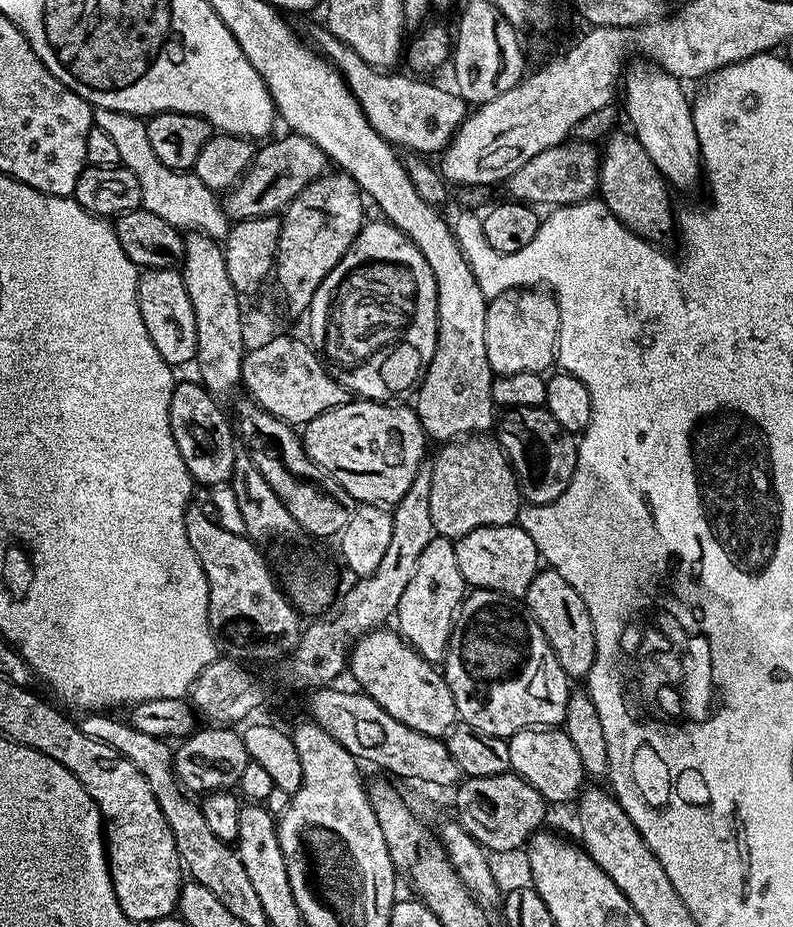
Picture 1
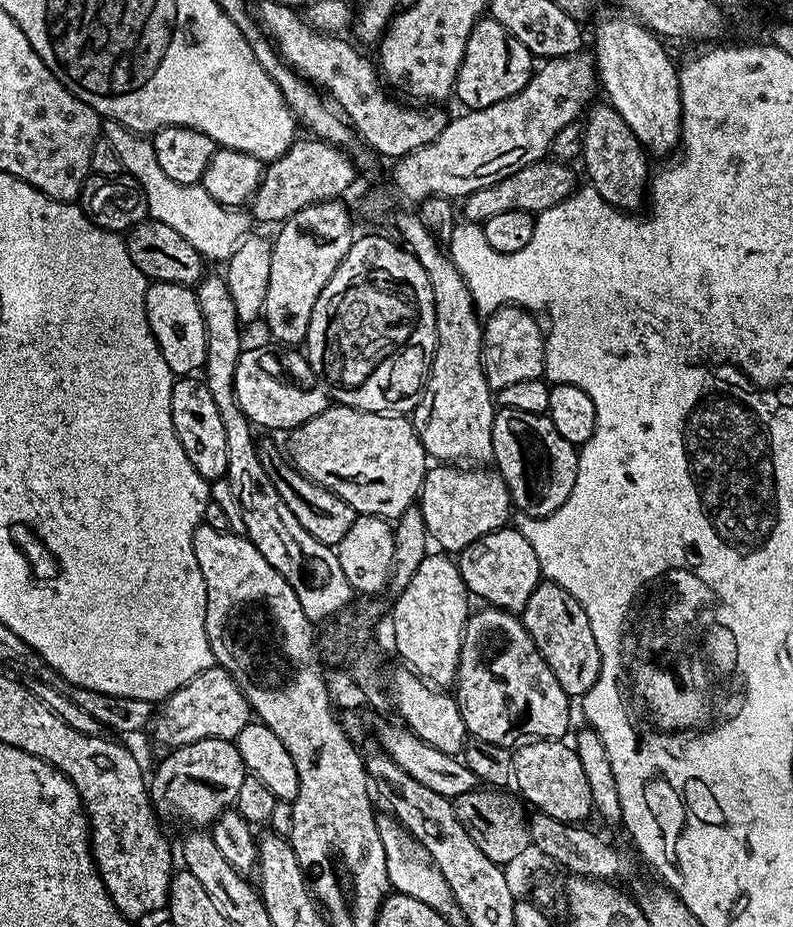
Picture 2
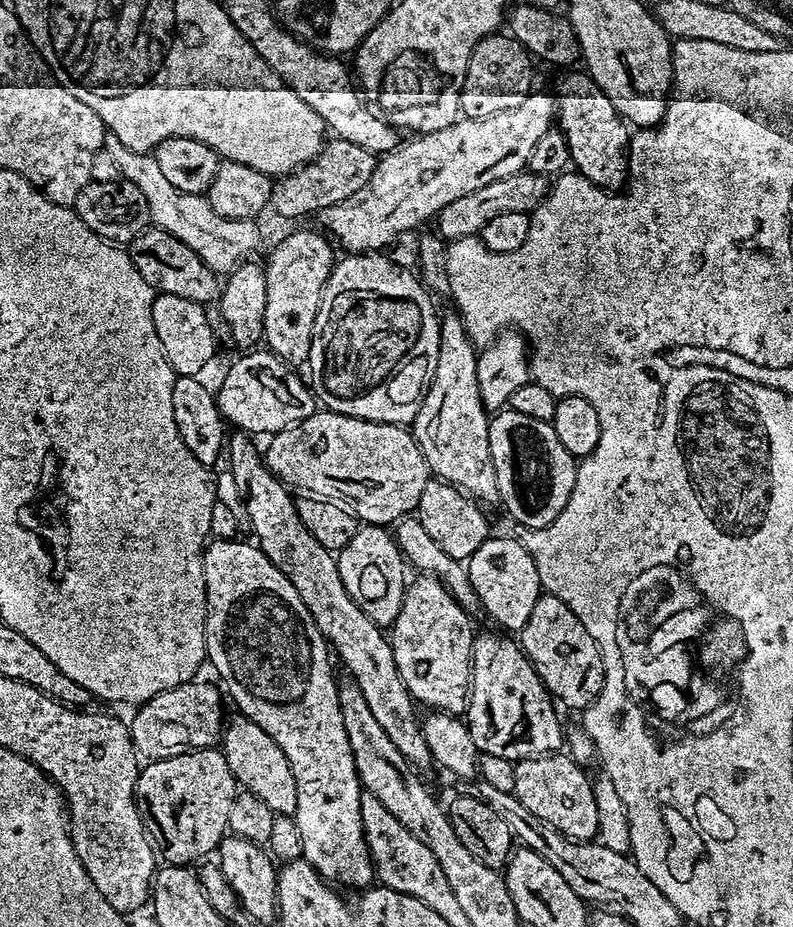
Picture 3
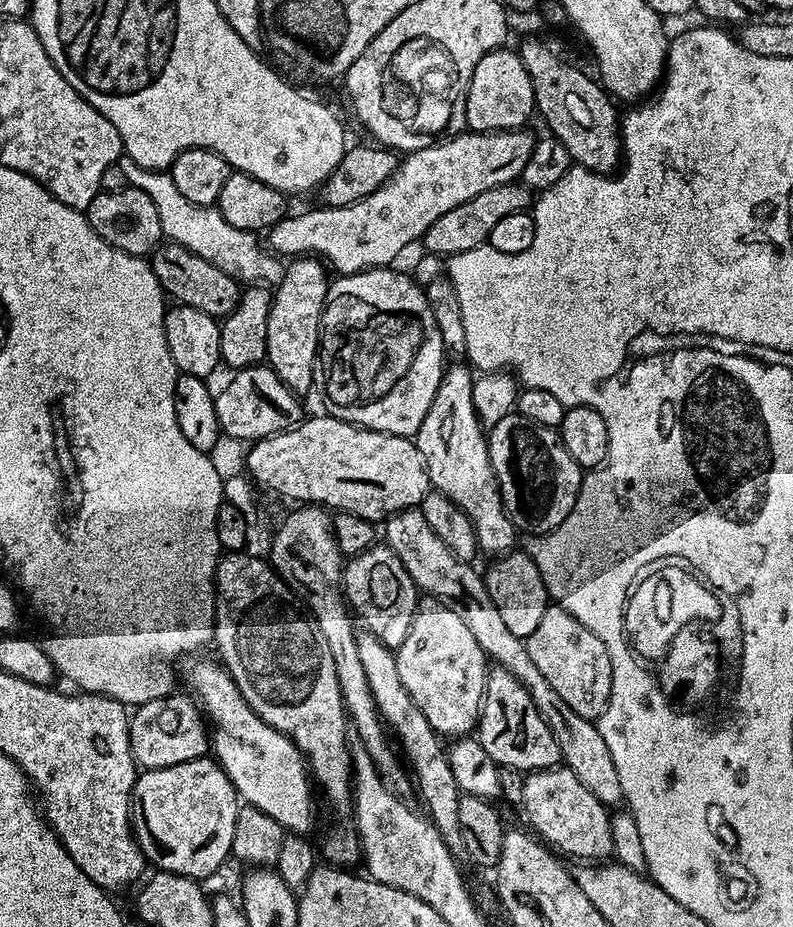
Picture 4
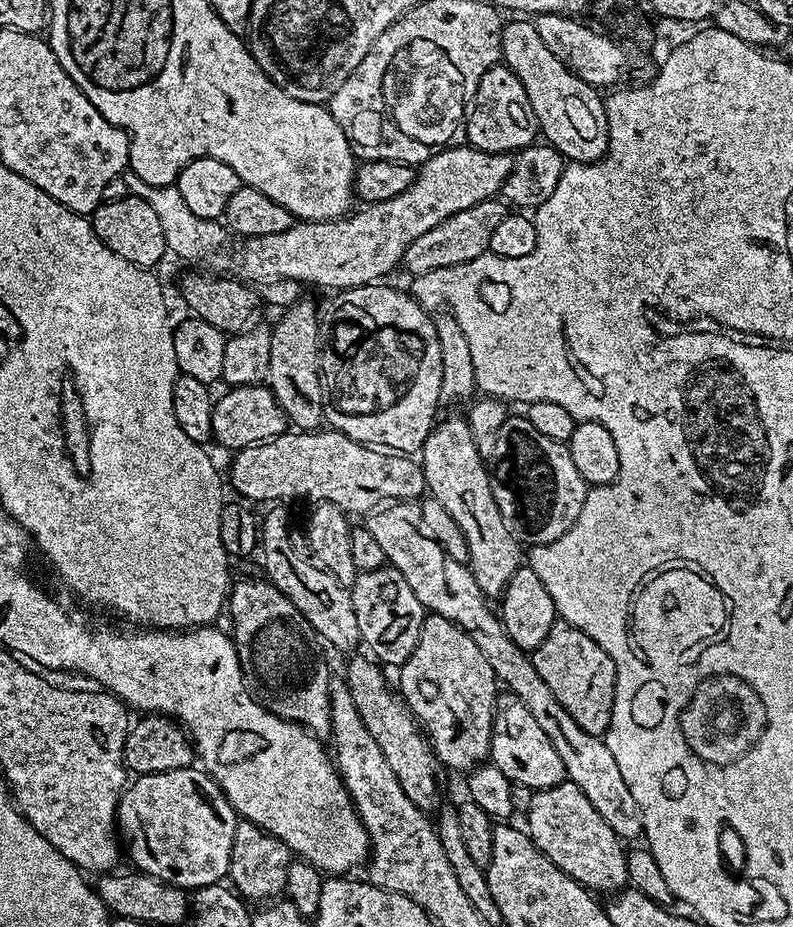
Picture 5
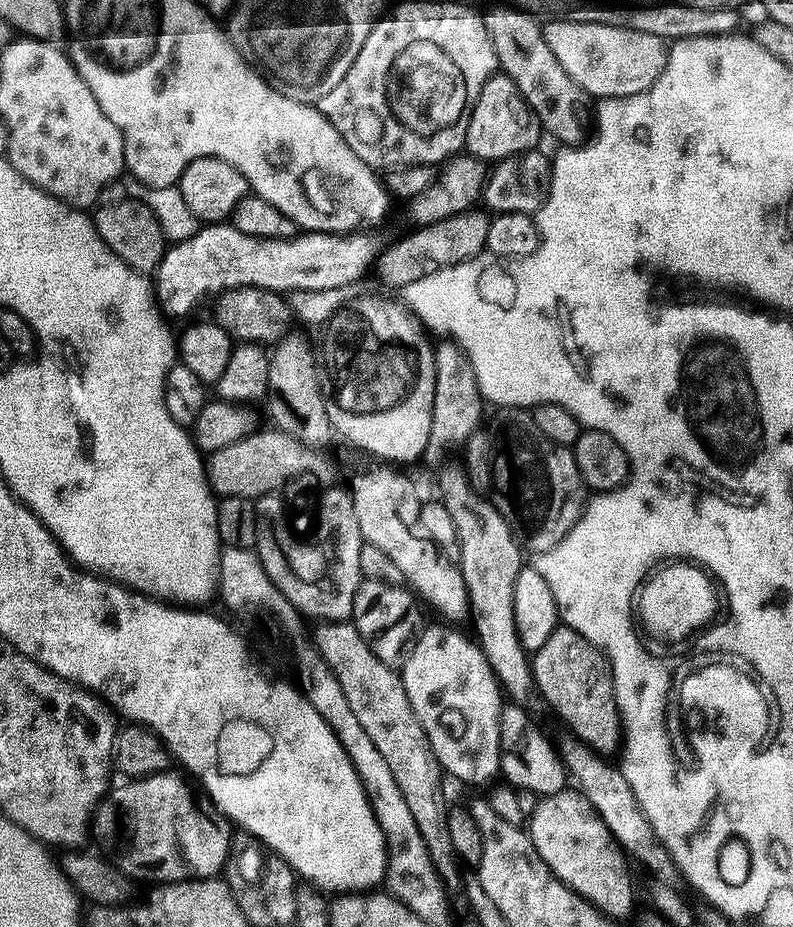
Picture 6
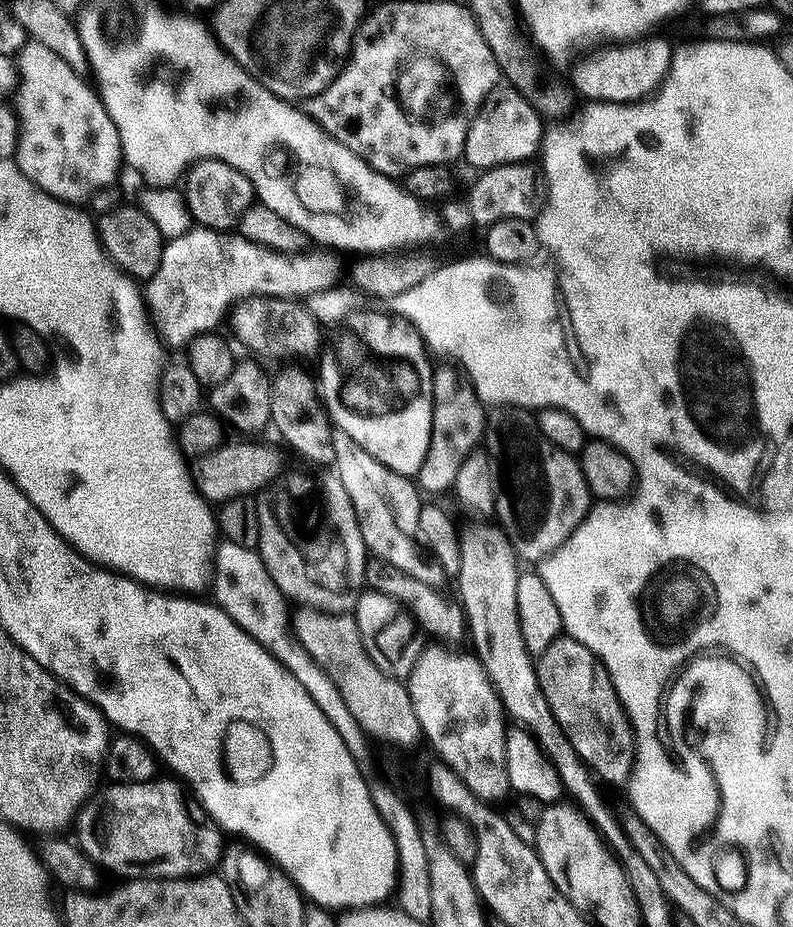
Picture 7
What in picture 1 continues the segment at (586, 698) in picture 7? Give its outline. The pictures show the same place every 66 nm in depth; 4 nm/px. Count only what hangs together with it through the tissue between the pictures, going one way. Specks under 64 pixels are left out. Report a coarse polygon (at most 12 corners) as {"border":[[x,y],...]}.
{"border":[[548,566],[522,600],[564,673],[587,677],[596,635],[582,594]]}

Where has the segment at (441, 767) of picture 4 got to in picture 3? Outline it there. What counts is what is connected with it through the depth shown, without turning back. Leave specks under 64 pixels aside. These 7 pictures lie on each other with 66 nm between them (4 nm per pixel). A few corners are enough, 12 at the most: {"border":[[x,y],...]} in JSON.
{"border":[[247,432],[226,440],[255,543],[294,582],[378,726],[433,767],[389,637]]}

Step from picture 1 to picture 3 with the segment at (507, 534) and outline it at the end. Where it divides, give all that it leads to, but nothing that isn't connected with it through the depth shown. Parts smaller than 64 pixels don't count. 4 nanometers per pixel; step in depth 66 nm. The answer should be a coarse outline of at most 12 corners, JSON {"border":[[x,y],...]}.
{"border":[[486,539],[466,561],[480,608],[519,634],[542,594],[519,539]]}

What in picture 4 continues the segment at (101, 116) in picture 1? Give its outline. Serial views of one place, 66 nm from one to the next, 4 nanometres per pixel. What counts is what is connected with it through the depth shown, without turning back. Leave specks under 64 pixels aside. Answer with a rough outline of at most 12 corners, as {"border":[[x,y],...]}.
{"border":[[119,165],[150,194],[164,236],[239,283],[275,286],[285,263],[257,233],[182,198],[167,171]]}

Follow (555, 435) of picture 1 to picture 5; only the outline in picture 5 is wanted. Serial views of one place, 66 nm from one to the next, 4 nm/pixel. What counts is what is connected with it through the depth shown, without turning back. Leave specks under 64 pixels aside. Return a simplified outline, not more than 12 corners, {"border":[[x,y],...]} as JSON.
{"border":[[527,415],[498,430],[490,472],[521,545],[574,526],[590,485]]}

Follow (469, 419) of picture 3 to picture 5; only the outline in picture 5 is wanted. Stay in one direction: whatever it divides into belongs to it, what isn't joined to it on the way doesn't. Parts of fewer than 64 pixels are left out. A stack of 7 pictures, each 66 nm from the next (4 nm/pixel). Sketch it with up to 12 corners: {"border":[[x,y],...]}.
{"border":[[460,415],[433,427],[424,482],[458,522],[467,565],[496,598],[522,545]]}

